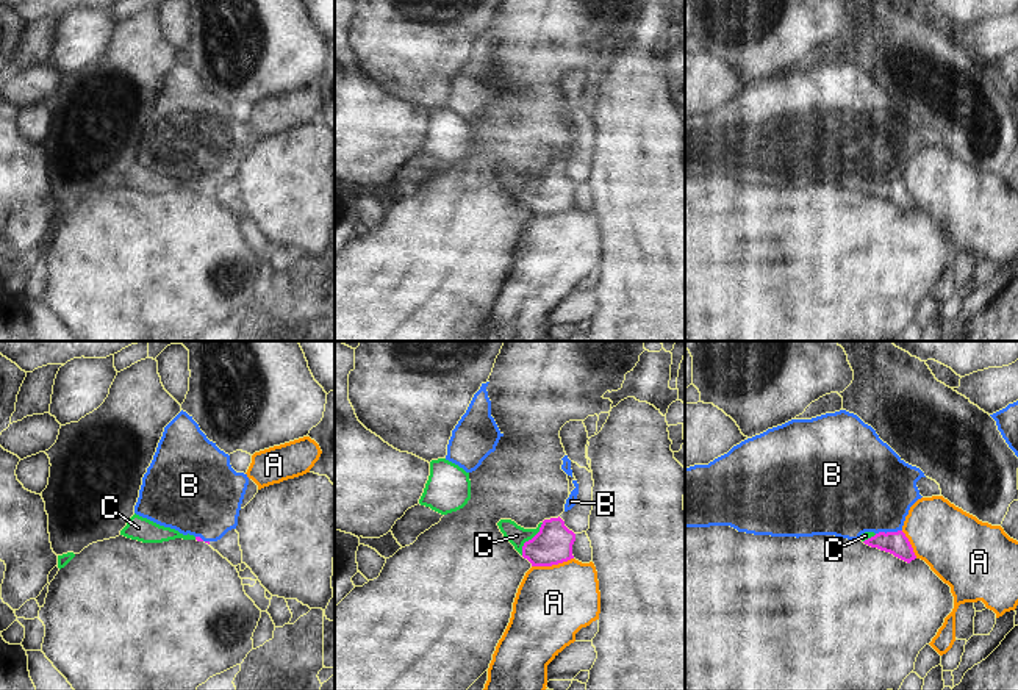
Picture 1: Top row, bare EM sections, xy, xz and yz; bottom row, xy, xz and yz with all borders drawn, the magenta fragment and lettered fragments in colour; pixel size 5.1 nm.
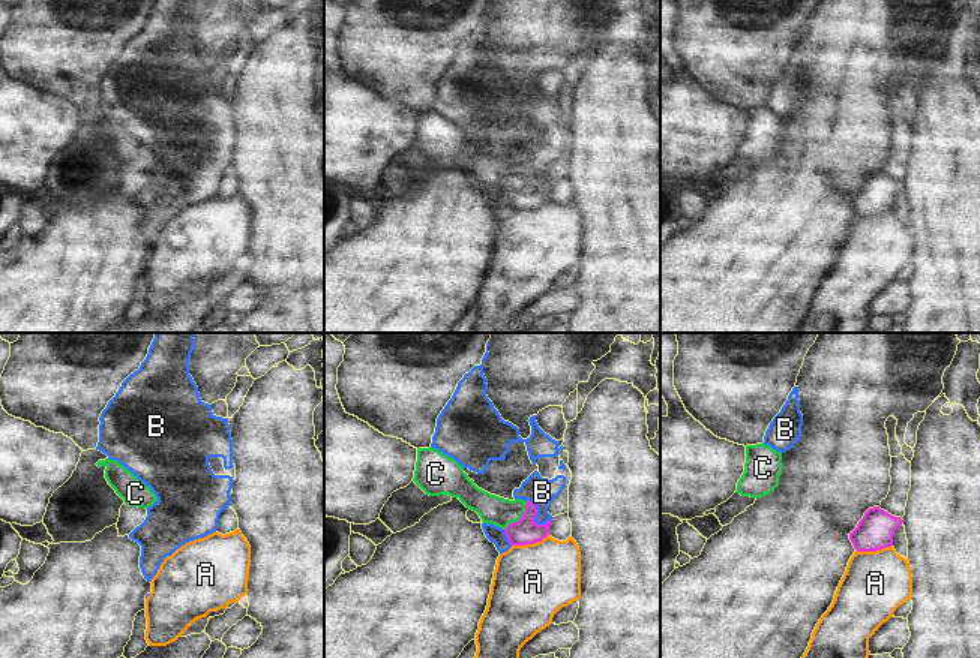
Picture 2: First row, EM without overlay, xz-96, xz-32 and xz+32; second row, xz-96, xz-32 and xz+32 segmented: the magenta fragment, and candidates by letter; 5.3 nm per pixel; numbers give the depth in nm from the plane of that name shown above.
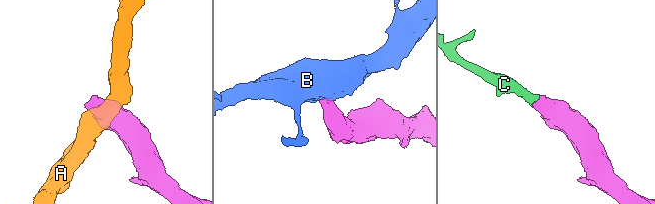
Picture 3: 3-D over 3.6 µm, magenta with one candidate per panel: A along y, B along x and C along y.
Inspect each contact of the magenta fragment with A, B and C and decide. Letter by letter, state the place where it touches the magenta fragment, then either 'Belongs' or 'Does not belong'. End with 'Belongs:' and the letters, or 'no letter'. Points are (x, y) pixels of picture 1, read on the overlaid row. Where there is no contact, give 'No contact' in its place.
A: Touches magenta at xz (552, 564). Does not belong
B: Touches magenta at yz (888, 532). Does not belong
C: Touches magenta at xz (529, 540). Belongs
Belongs: C.

